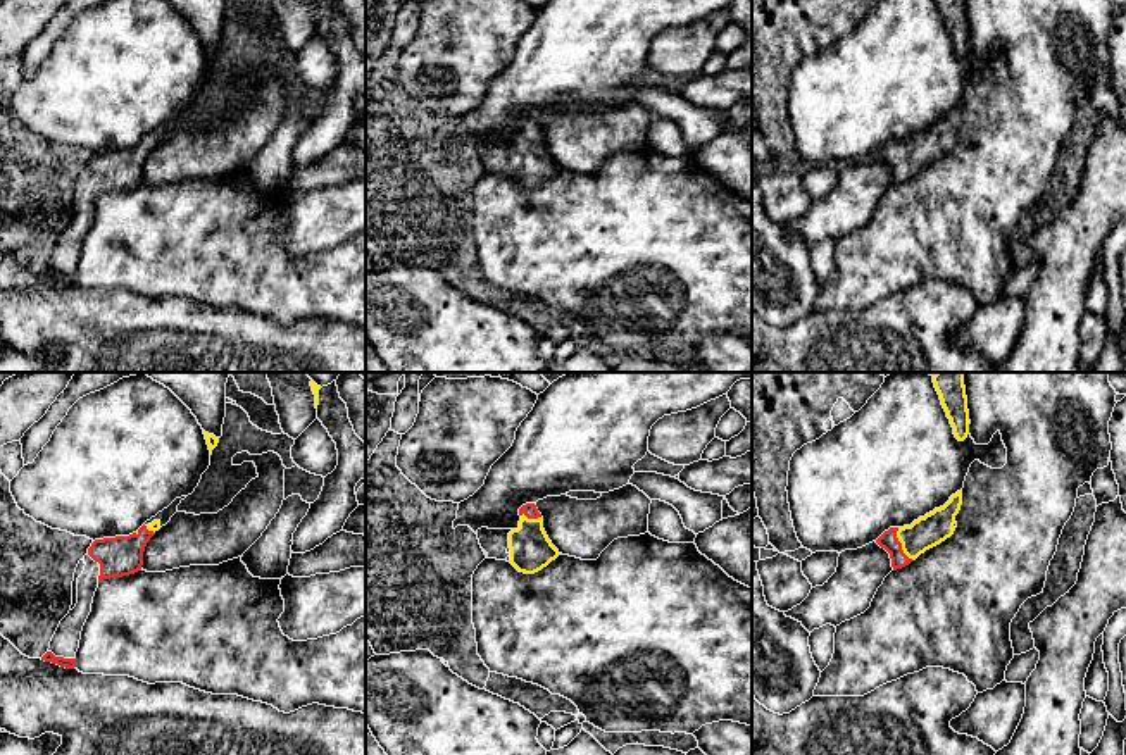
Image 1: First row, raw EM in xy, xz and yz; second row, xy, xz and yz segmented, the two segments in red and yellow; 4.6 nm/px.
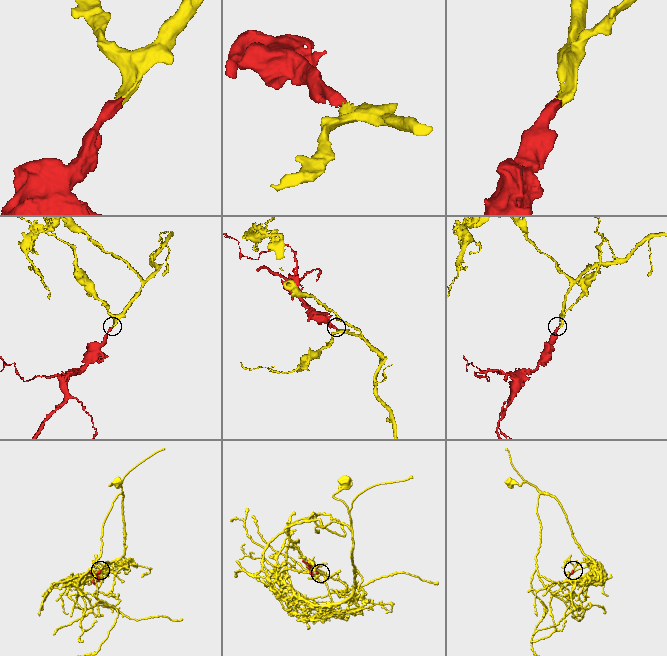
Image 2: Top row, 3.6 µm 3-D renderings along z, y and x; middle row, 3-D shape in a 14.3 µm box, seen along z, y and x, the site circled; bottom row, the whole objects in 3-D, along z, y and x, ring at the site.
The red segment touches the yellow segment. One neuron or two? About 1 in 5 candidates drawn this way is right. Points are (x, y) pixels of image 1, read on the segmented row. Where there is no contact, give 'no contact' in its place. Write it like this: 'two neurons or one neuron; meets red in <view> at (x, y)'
one neuron; meets red in yz at (900, 545)

